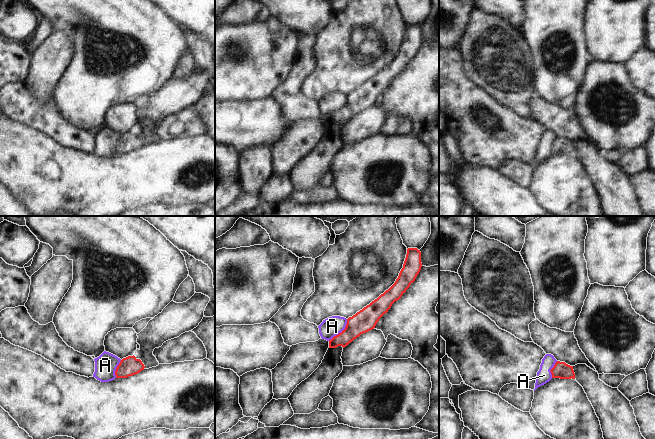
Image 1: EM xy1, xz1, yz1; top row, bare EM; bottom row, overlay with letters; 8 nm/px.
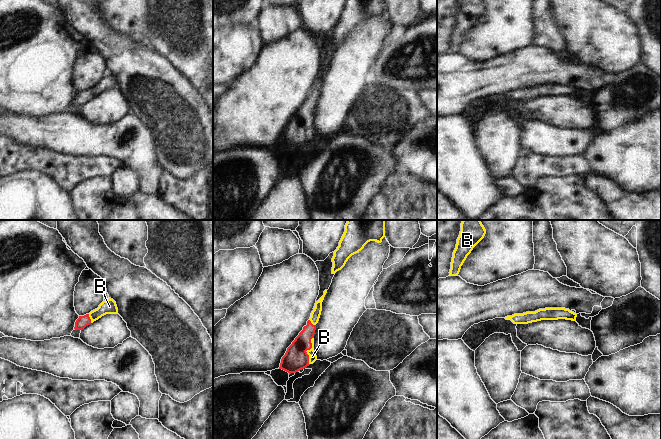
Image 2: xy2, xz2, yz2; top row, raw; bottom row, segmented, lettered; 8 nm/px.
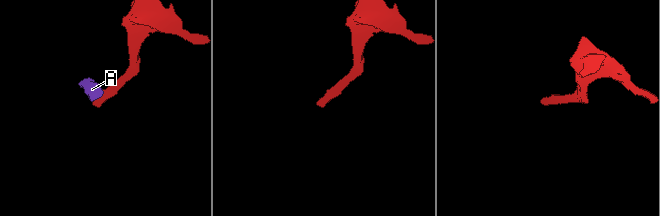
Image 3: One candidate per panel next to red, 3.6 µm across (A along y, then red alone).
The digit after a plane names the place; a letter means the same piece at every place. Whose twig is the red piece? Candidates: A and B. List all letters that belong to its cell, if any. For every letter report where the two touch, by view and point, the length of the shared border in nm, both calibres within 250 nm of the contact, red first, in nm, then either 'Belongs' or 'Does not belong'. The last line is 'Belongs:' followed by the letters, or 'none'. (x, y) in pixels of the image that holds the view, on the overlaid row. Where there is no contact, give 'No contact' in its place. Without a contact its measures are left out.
A: Touches red at xz1 (341, 332). Shared border 240 nm. Thickness 180 nm (red) against 160 nm. Does not belong
B: Touches red at xz2 (307, 349). Shared border 220 nm. Thickness 190 nm (red) against 60 nm. Belongs
Belongs: B

